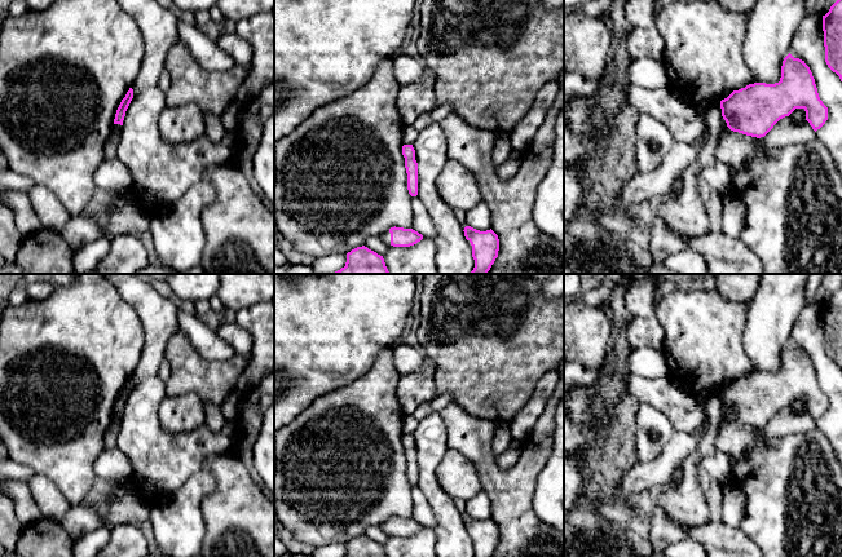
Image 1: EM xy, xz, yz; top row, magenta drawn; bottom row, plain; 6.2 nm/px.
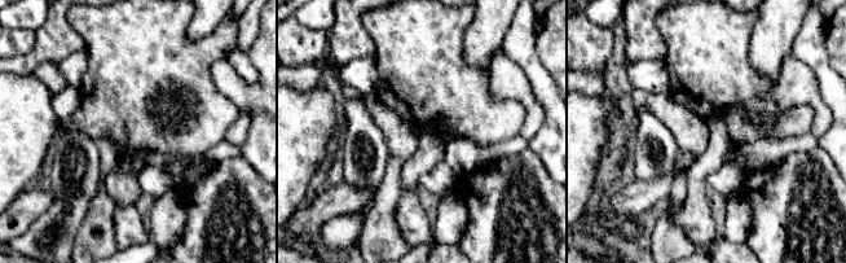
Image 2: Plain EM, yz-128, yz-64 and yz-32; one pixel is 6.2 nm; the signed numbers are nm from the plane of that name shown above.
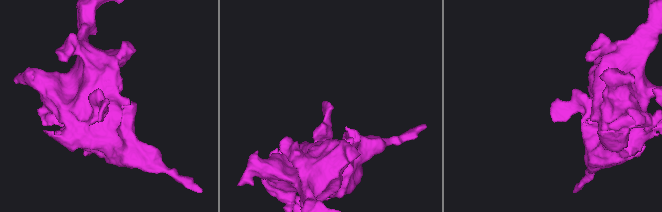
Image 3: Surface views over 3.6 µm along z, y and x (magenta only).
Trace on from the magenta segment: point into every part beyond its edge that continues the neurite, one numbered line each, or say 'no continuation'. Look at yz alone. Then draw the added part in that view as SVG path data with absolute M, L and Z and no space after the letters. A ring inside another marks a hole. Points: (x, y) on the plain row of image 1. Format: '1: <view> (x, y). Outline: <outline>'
no continuation

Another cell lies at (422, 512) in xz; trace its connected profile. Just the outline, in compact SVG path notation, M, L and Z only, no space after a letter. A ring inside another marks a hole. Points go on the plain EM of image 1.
M411 486L411 500L413 500L413 520L418 521L423 525L423 527L435 527L436 526L436 517L435 513L426 499L424 494L416 486Z

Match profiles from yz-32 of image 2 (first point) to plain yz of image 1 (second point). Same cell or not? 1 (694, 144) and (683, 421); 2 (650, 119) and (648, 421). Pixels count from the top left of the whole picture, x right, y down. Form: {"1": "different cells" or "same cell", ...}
{"1": "same cell", "2": "same cell"}

